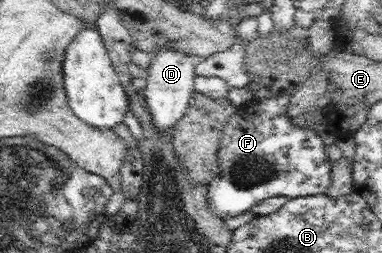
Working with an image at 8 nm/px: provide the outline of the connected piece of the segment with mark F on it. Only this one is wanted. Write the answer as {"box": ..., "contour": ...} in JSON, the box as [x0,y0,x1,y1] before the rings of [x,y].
{"box":[206,98,332,222],"contour":[[[253,98],[238,108],[224,126],[217,155],[220,174],[208,183],[206,194],[210,211],[224,222],[250,211],[265,198],[314,196],[330,186],[332,162],[326,156],[322,137],[310,128],[292,124],[287,116],[290,98]]]}

